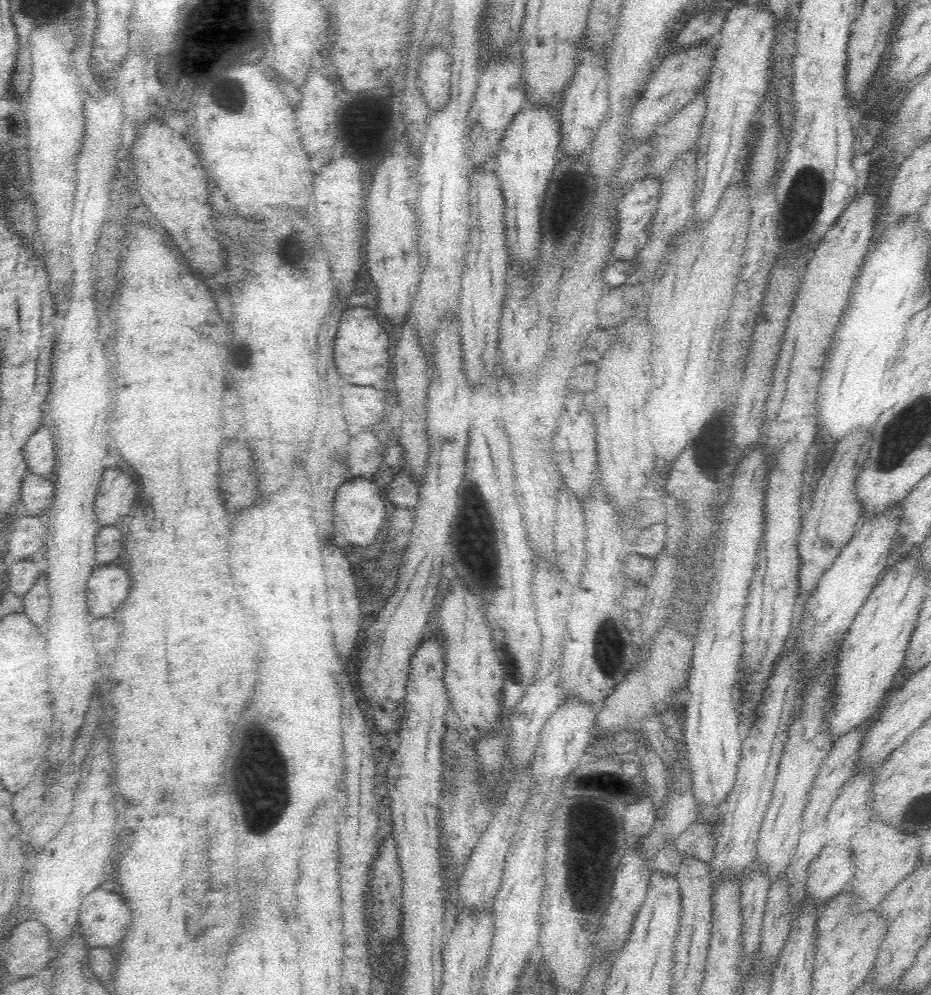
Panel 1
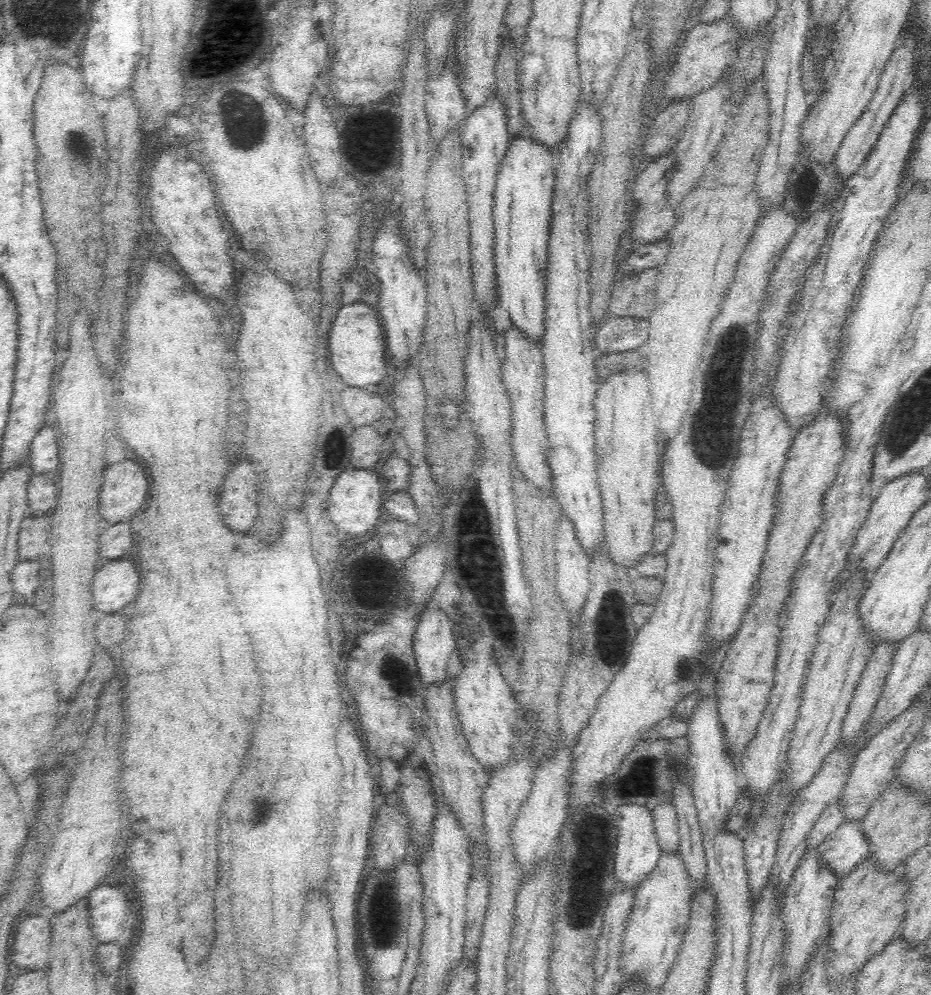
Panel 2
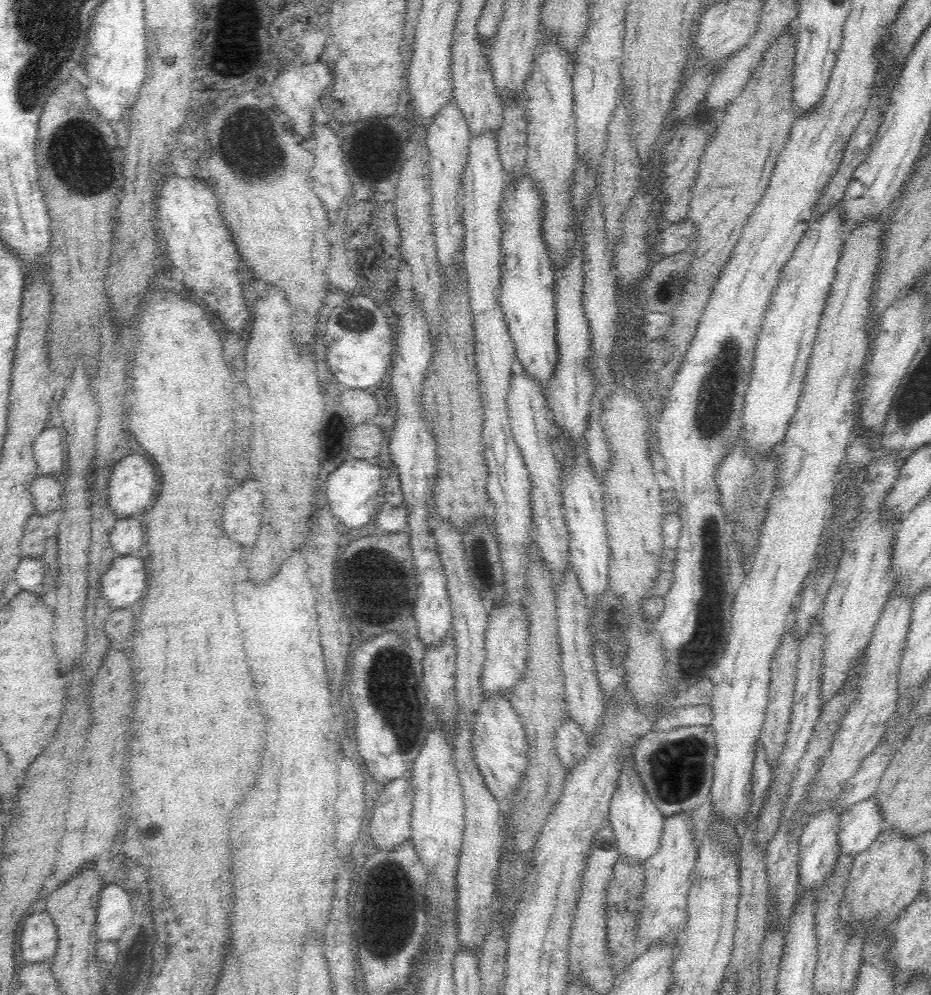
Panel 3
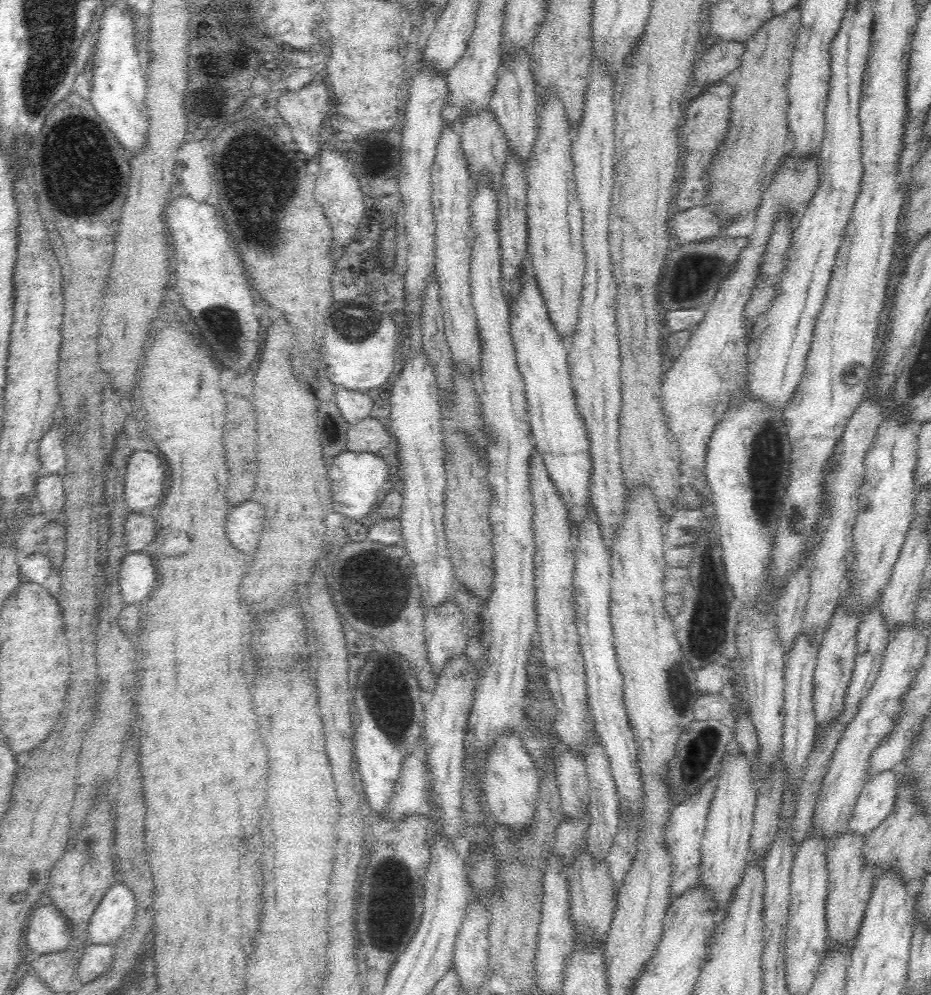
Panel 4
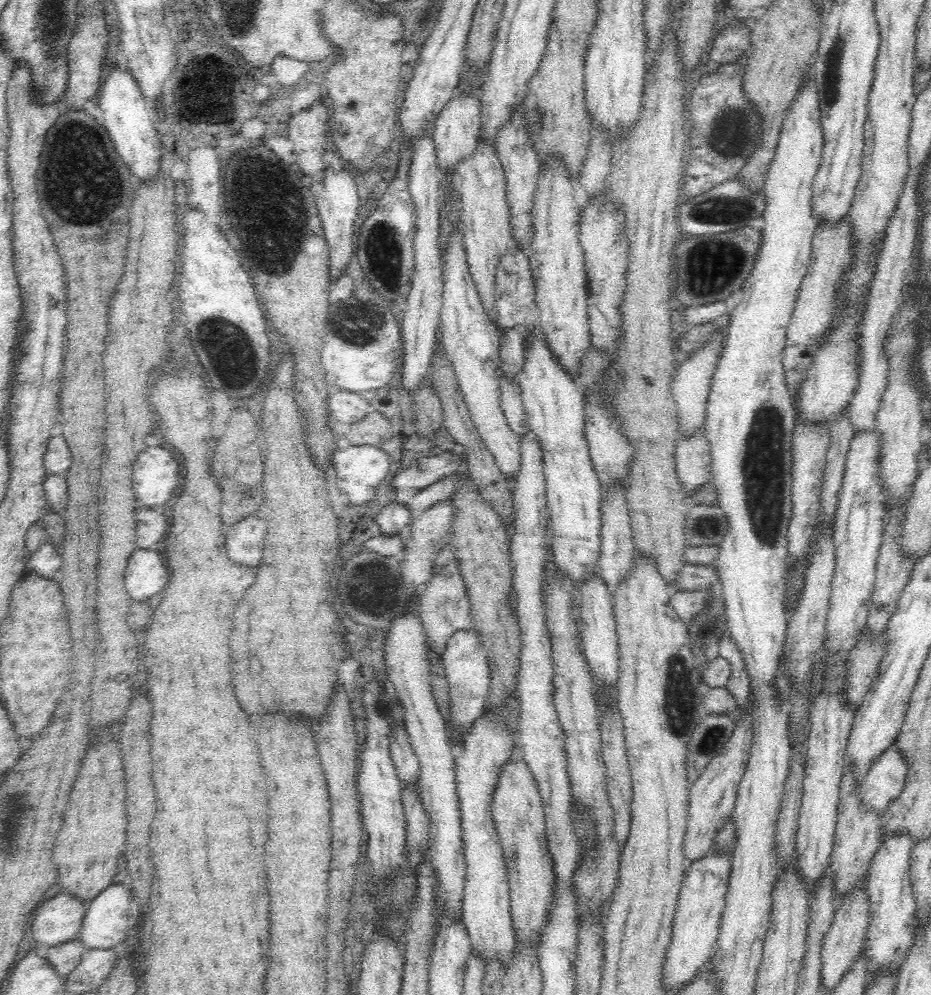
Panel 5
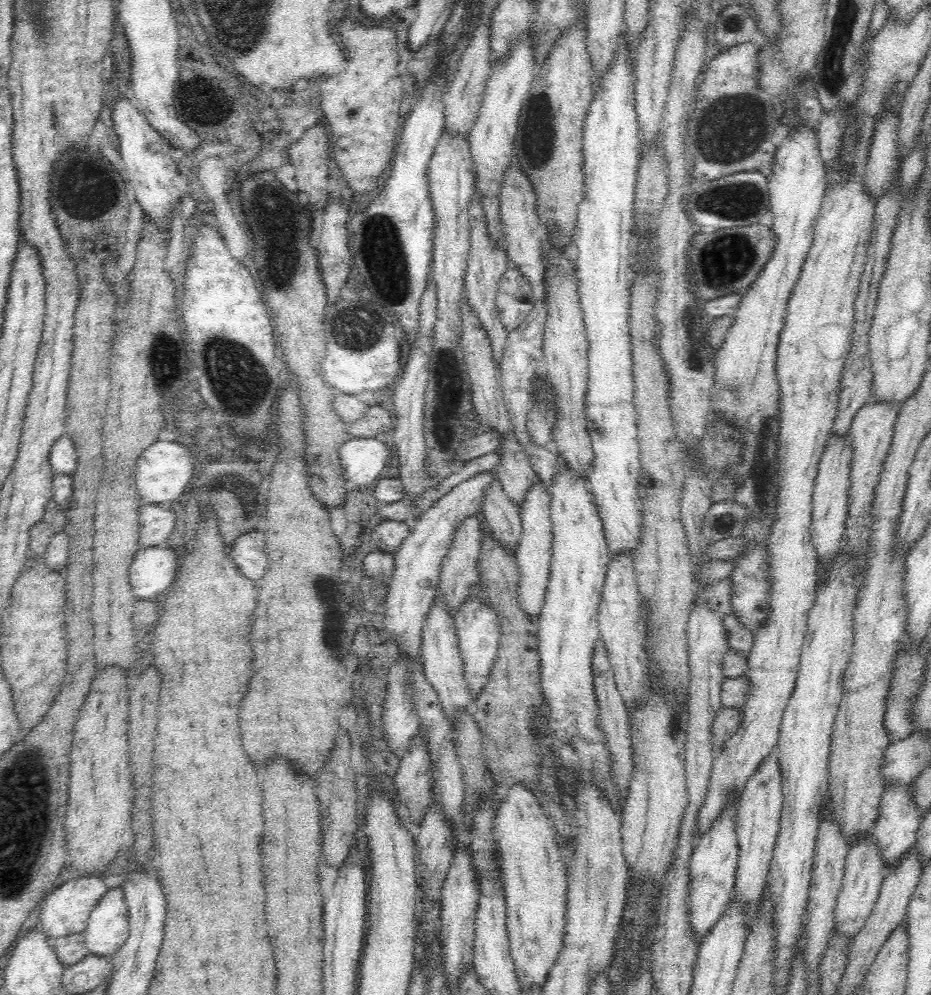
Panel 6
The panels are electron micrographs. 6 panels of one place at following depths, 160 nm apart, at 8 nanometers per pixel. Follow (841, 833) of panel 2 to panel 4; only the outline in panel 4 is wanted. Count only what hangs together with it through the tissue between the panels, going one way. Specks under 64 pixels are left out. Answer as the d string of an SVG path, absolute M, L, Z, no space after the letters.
M893 770L871 776L856 798L847 830L866 838L888 818L895 800L896 776Z

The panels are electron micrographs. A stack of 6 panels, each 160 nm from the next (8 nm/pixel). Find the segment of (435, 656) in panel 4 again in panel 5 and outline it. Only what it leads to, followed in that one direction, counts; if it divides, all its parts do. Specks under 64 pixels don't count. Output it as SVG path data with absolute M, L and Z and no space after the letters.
M455 560L448 562L441 568L441 573L428 580L424 594L420 600L420 619L424 634L426 634L426 646L430 651L434 651L438 656L445 653L448 641L452 635L464 629L472 629L472 619L470 616L470 605L466 597L466 587L460 577L458 564Z

